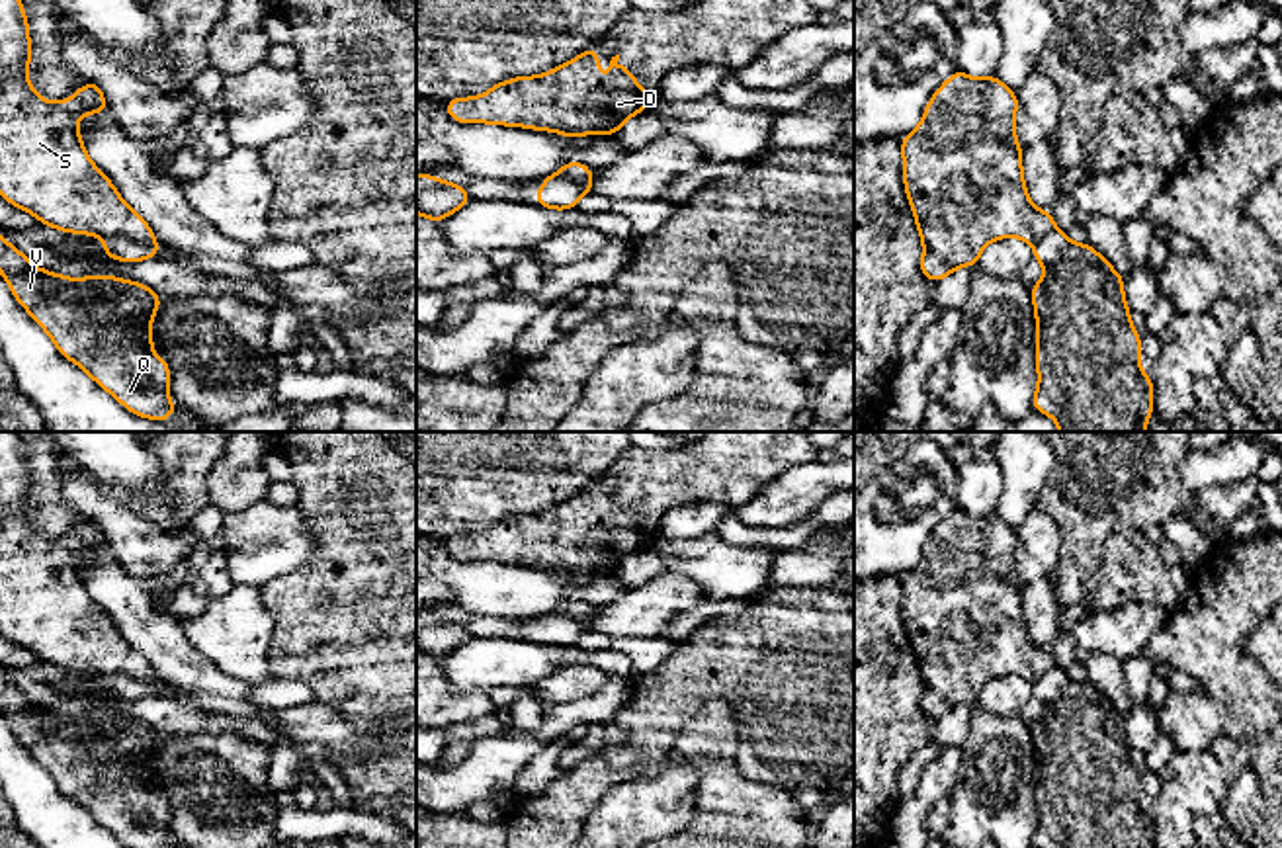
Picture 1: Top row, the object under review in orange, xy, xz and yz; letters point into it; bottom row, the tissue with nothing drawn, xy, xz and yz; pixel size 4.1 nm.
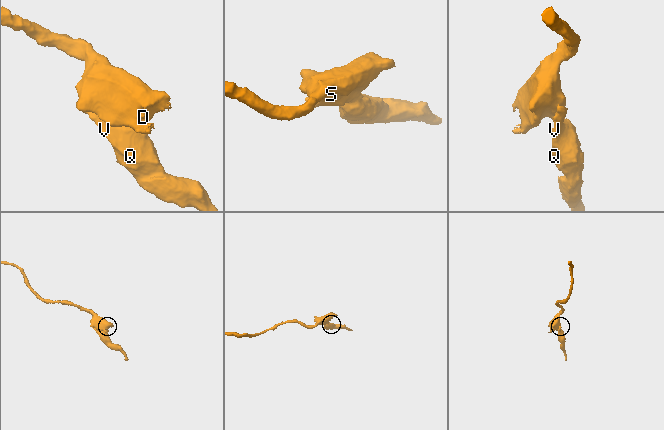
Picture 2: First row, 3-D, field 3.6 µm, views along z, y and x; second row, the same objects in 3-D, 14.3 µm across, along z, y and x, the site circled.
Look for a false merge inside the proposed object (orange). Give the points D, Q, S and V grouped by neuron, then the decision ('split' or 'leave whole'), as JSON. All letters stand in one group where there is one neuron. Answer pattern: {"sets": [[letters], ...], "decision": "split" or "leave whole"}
{"sets": [["D", "S"], ["Q", "V"]], "decision": "split"}

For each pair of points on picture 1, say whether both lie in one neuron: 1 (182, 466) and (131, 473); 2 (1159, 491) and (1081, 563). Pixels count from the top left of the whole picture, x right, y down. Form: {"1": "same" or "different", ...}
{"1": "different", "2": "same"}

